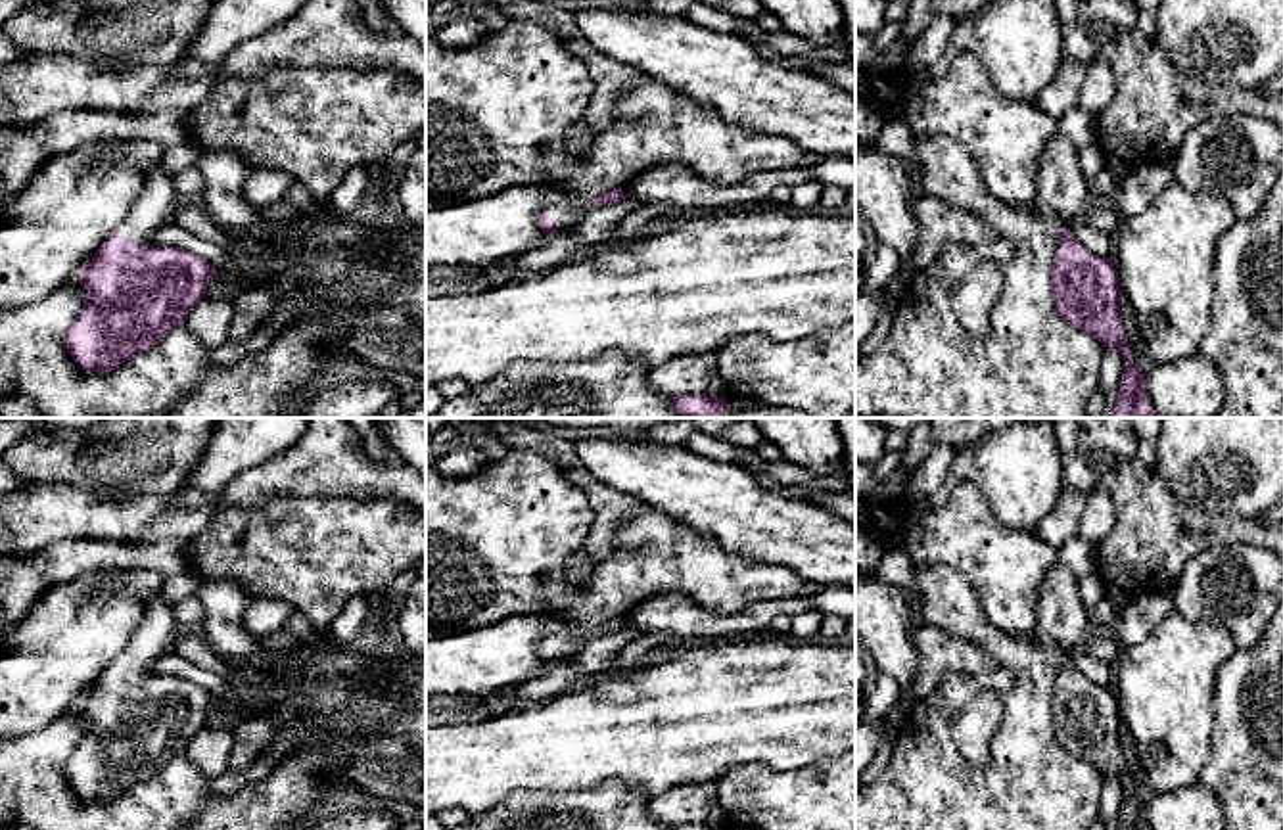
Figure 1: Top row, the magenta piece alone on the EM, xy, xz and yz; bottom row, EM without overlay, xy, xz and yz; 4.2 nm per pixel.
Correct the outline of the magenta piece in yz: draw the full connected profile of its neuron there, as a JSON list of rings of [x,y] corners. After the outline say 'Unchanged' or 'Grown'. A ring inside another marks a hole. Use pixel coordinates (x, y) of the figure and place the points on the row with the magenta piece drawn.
[[[1061,132],[1043,151],[1038,201],[1062,226],[1051,266],[1051,295],[1059,316],[1091,334],[1101,347],[1116,349],[1124,360],[1110,418],[1168,418],[1153,408],[1145,374],[1128,362],[1133,355],[1120,312],[1122,288],[1114,265],[1072,238],[1070,228],[1085,222],[1093,199],[1078,148]]]. Grown

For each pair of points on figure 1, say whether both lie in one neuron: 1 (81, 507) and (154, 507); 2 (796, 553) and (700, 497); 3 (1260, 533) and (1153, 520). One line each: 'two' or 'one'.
1: one
2: one
3: one

